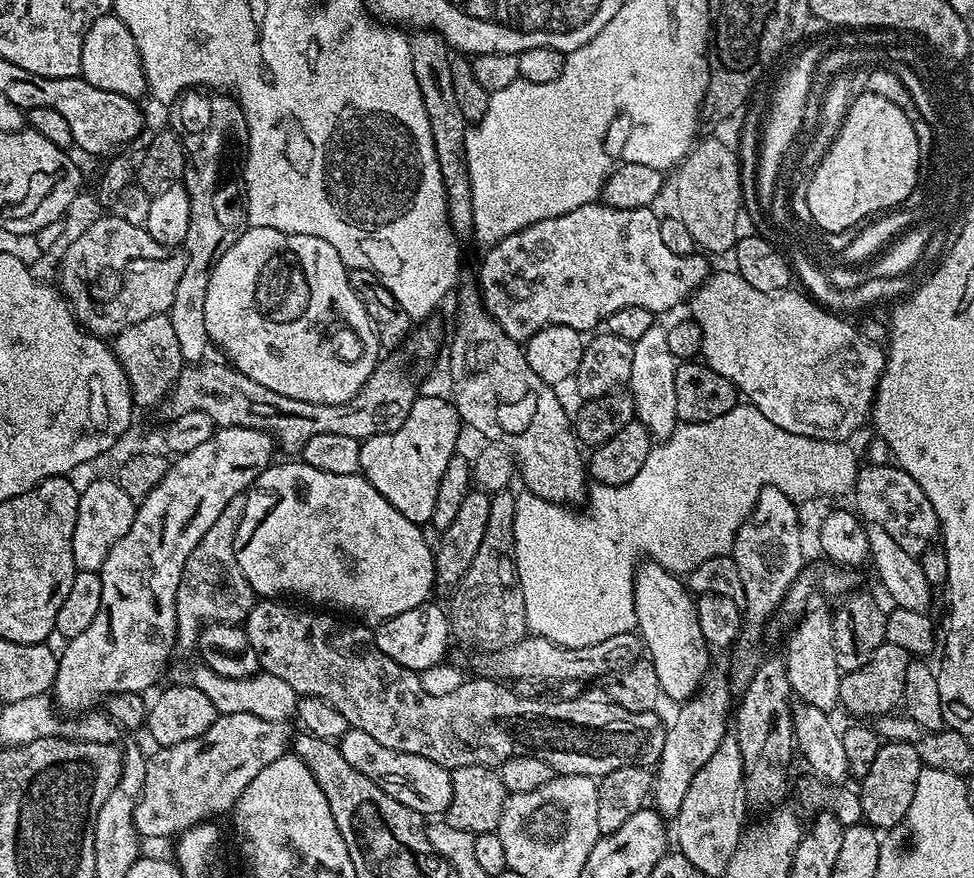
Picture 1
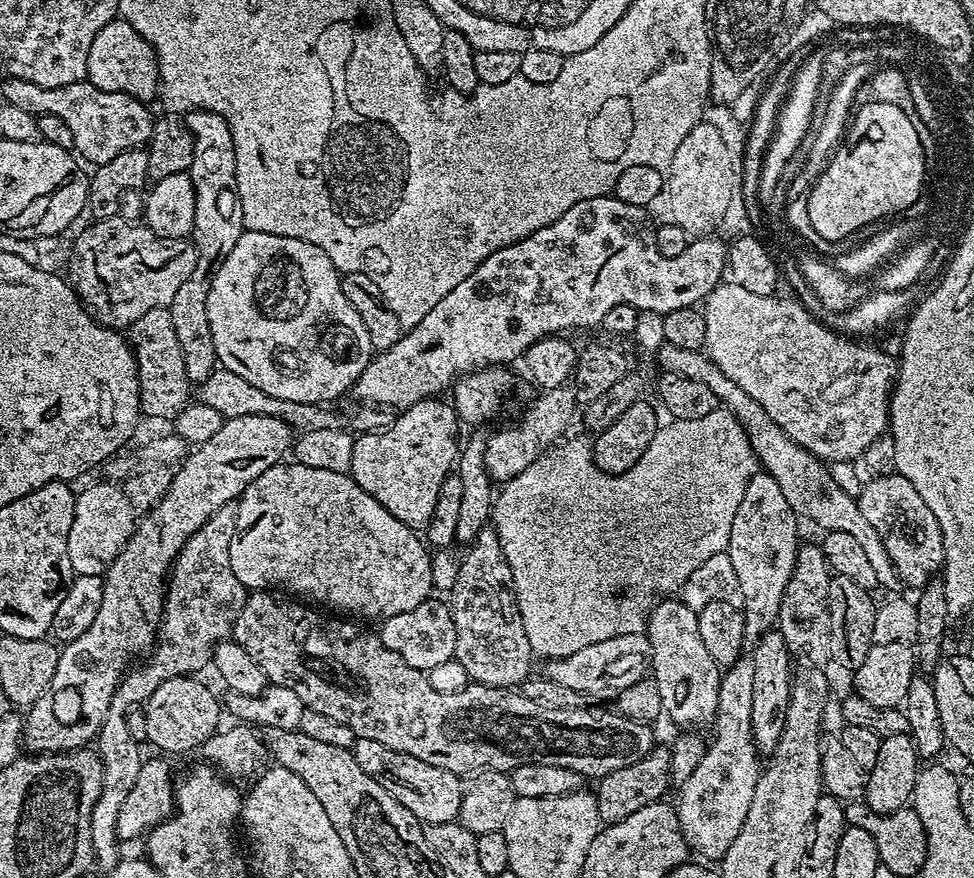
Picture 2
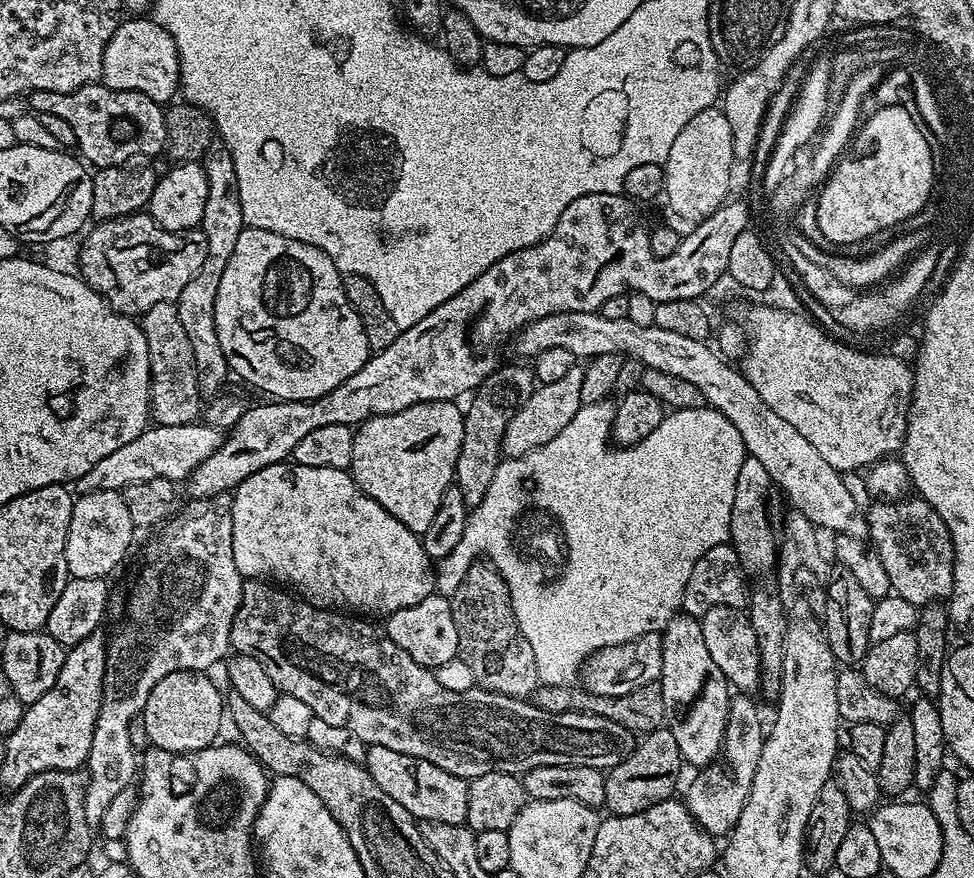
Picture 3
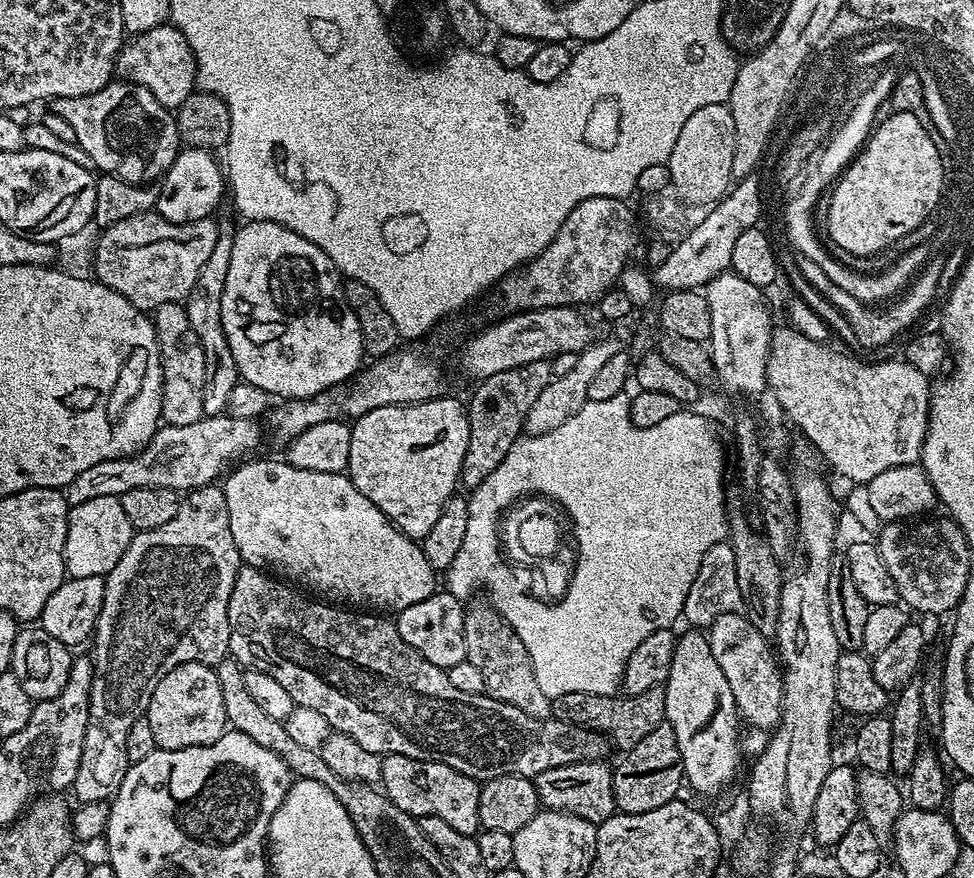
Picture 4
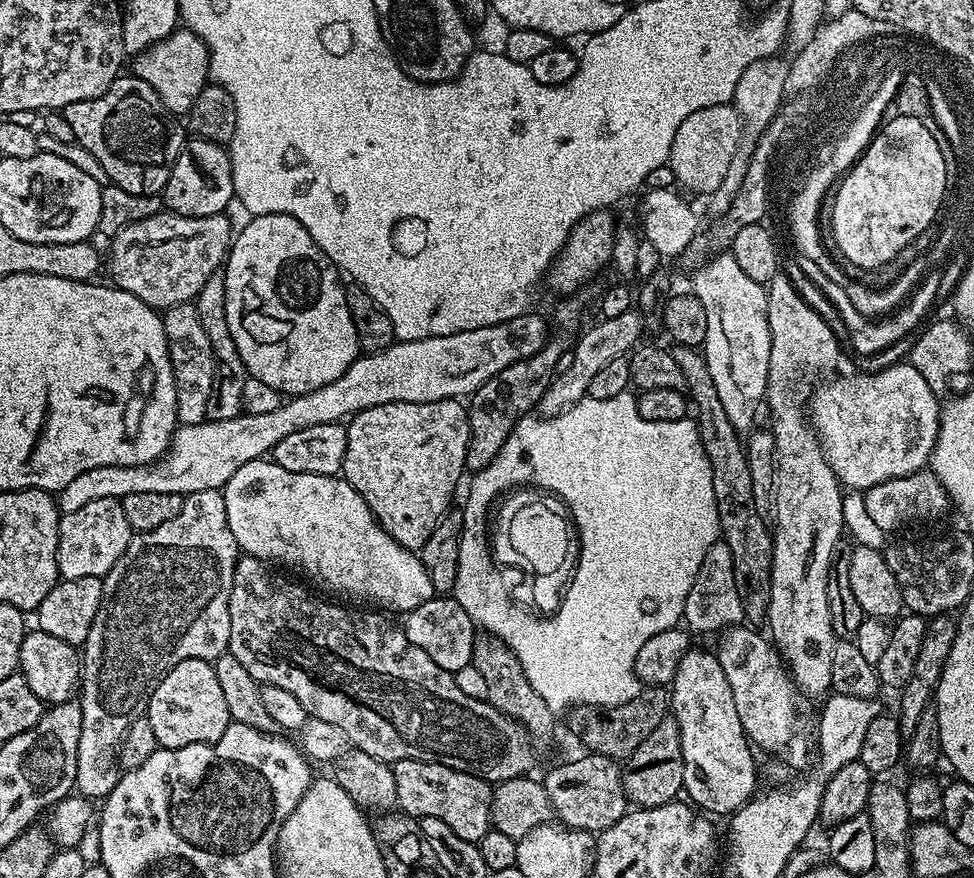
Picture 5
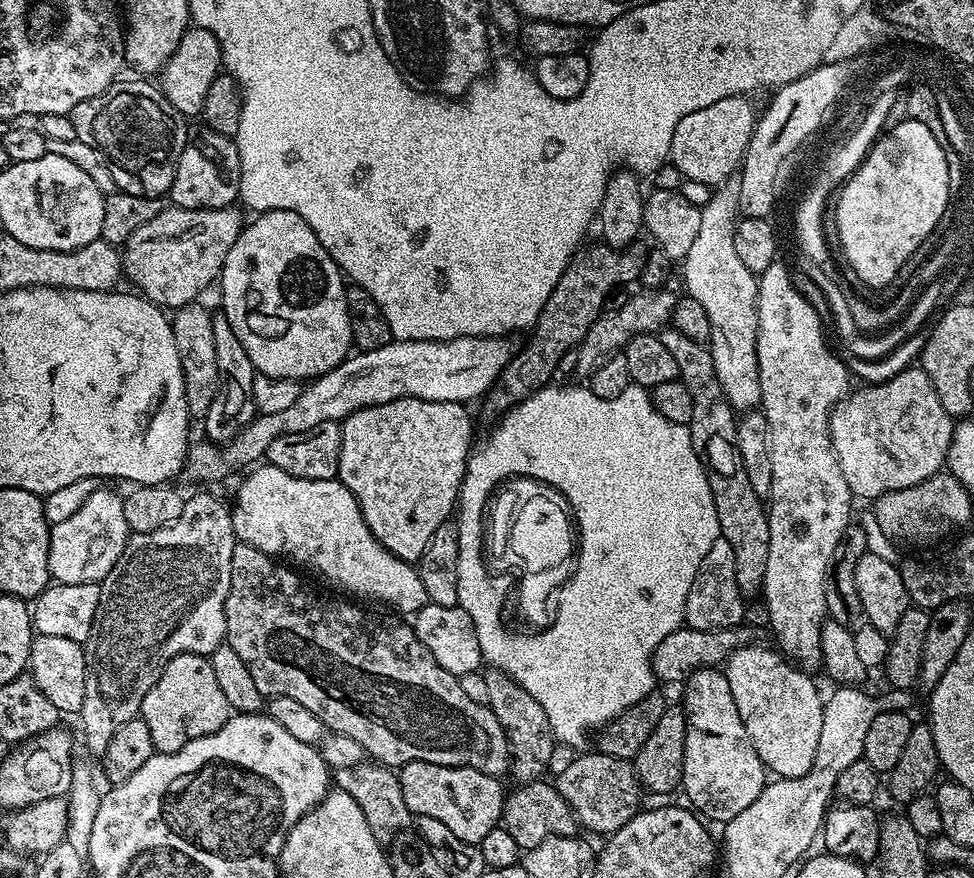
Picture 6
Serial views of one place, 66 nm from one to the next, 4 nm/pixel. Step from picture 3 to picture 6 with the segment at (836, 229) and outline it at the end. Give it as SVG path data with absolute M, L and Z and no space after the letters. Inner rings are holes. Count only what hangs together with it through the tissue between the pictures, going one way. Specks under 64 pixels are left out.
M908 119L900 124L876 152L872 160L860 168L860 176L852 184L843 184L838 192L838 233L841 234L842 249L853 266L853 274L861 285L884 288L896 280L903 266L916 250L926 242L946 210L948 197L948 170L946 148L934 133L922 122Z

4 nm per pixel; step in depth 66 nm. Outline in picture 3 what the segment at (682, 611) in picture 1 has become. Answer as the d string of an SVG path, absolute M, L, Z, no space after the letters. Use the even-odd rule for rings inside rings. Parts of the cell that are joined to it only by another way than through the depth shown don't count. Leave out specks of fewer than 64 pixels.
M677 614L662 633L662 674L658 681L666 702L666 724L678 741L683 763L701 770L721 755L728 718L730 685L702 639L699 619Z

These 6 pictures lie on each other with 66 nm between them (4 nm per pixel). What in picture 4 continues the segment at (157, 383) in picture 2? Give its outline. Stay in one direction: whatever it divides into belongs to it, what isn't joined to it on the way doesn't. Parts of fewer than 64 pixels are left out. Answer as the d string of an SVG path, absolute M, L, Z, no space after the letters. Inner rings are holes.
M171 300L154 310L152 325L156 328L158 350L162 362L162 410L164 424L190 426L190 422L203 420L206 358L194 326L190 326L183 303Z

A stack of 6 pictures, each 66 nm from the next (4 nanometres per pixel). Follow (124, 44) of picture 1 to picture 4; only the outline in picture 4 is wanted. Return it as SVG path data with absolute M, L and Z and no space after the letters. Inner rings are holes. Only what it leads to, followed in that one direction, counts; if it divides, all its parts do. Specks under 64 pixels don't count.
M168 22L135 33L116 56L115 75L150 90L150 94L154 94L154 98L170 110L180 108L182 102L186 102L186 98L190 98L190 94L198 88L194 54L182 33Z

